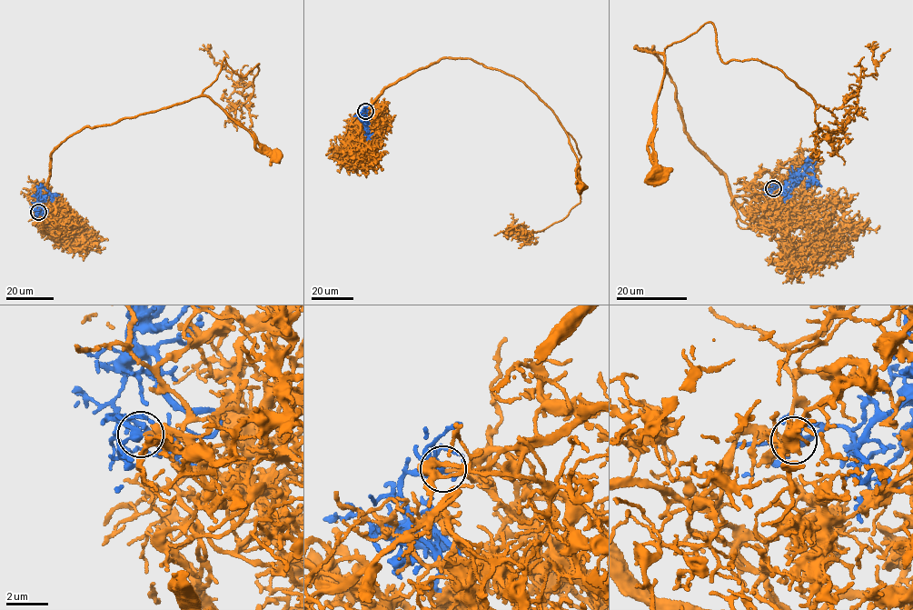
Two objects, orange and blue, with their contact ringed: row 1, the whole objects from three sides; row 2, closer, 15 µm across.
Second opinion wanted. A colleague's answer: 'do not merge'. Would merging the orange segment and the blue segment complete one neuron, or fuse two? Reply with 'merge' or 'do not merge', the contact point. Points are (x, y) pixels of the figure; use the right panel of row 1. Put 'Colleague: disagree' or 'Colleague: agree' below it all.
merge; place (773, 188)
Colleague: disagree

